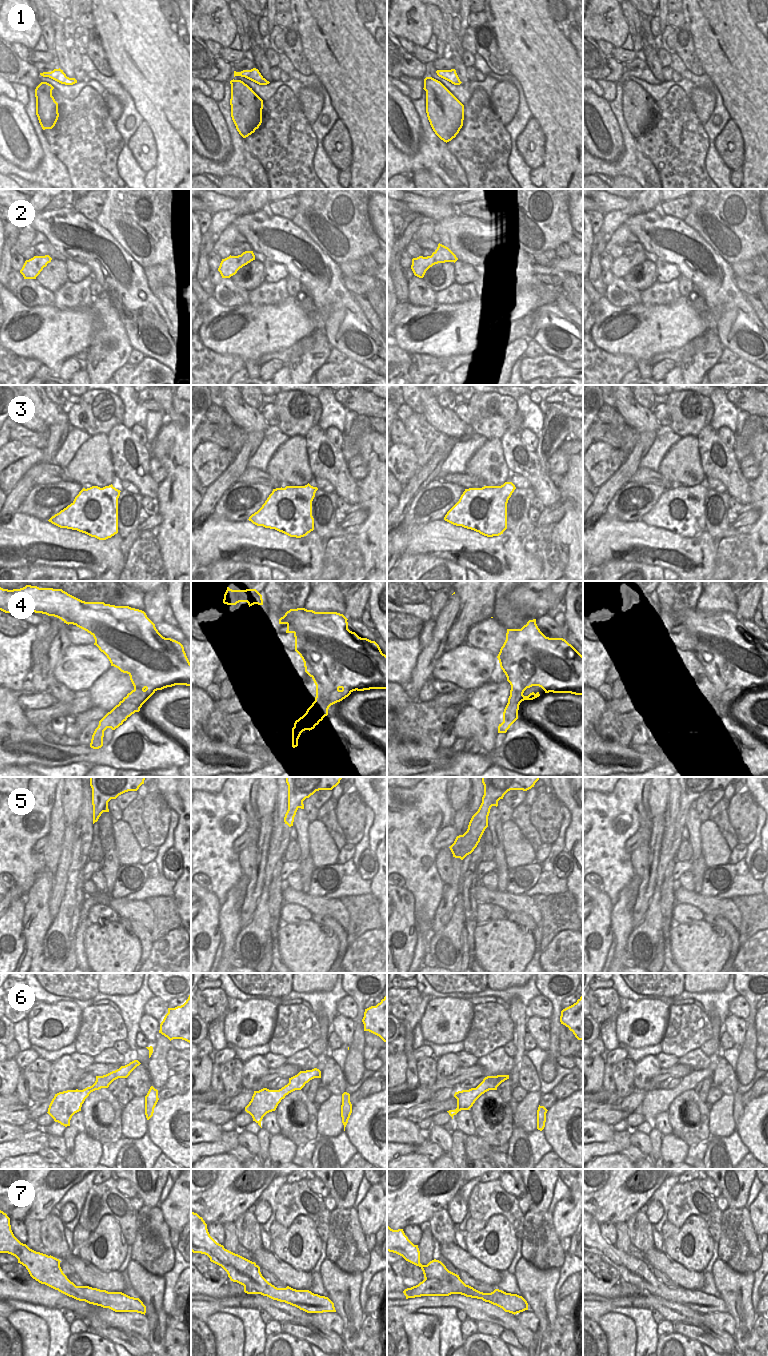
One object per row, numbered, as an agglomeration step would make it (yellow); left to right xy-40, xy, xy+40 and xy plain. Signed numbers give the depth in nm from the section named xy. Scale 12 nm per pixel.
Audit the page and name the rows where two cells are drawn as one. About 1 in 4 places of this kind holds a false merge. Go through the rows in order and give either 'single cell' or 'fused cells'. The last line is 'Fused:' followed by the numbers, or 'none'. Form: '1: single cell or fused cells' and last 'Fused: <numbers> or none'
1: single cell
2: single cell
3: single cell
4: single cell
5: single cell
6: single cell
7: fused cells
Fused: 7

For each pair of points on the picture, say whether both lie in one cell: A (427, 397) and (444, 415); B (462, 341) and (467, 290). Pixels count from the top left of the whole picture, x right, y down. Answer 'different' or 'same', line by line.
A: same
B: different

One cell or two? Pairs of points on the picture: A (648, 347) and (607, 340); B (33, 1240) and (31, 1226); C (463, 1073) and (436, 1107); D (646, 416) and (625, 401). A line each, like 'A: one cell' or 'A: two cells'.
A: one cell
B: one cell
C: two cells
D: one cell

